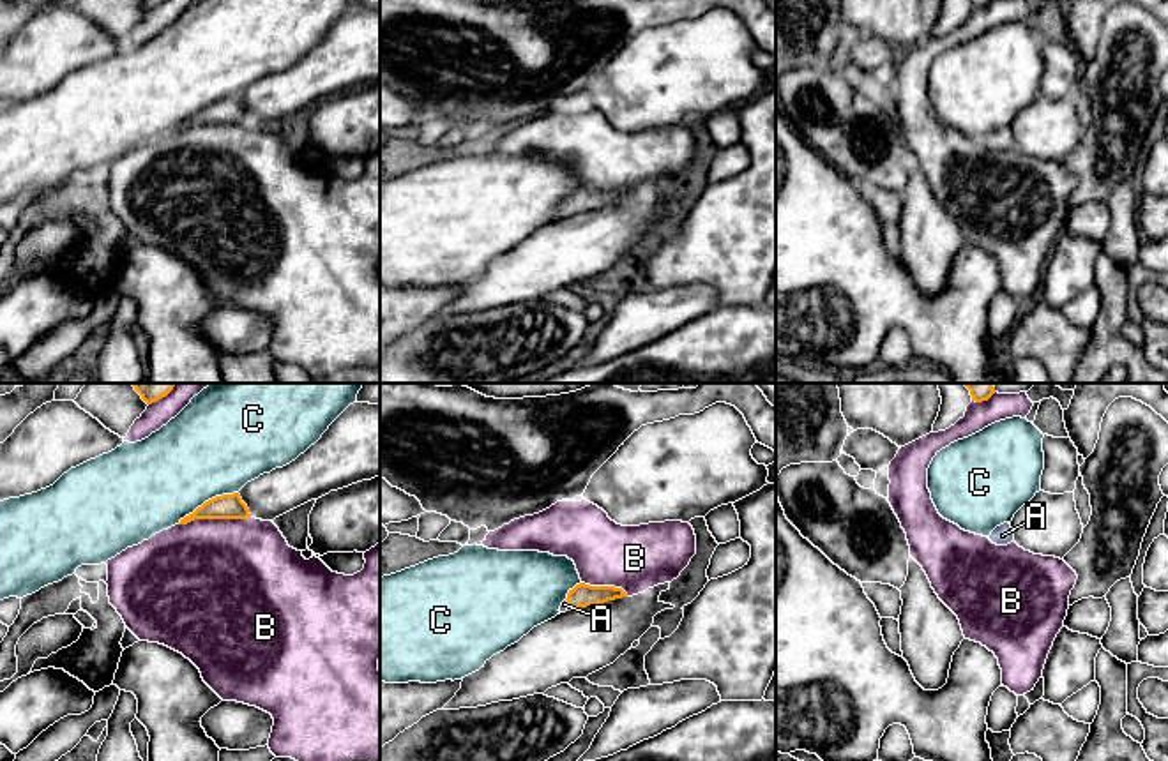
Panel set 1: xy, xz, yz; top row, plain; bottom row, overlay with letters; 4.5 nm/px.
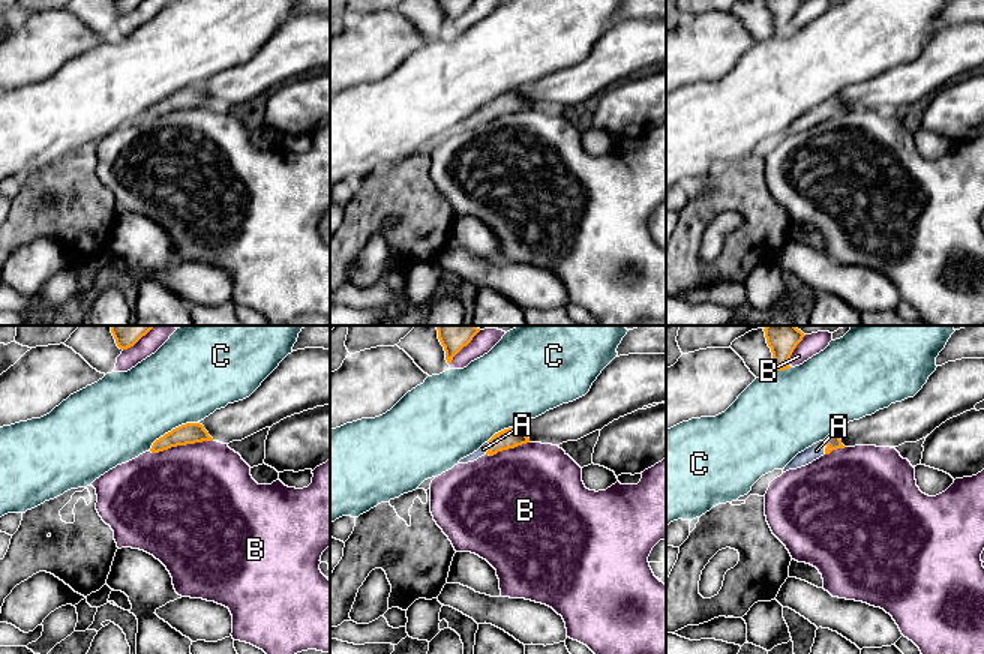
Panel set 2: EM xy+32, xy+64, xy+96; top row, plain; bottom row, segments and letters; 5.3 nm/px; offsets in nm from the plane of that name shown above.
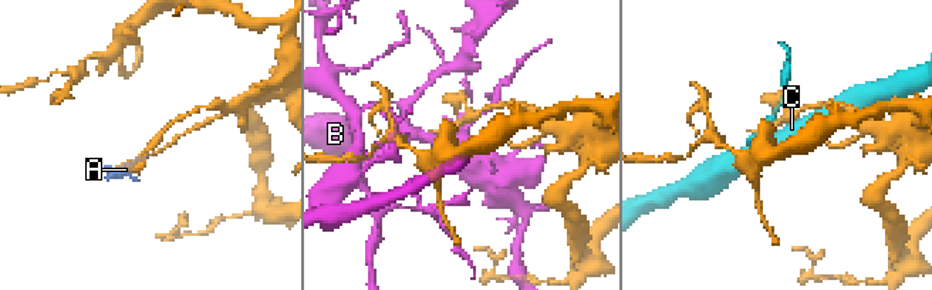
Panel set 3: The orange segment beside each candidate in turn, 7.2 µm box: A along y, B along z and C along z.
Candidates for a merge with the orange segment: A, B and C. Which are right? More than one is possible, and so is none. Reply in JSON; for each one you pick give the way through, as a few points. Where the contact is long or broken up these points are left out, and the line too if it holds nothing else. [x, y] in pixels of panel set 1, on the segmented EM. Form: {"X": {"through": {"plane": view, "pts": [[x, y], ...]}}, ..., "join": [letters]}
{"A": {"through": {"plane": "xz", "pts": [[582, 595], [568, 604], [564, 604]]}}, "join": ["A"]}

